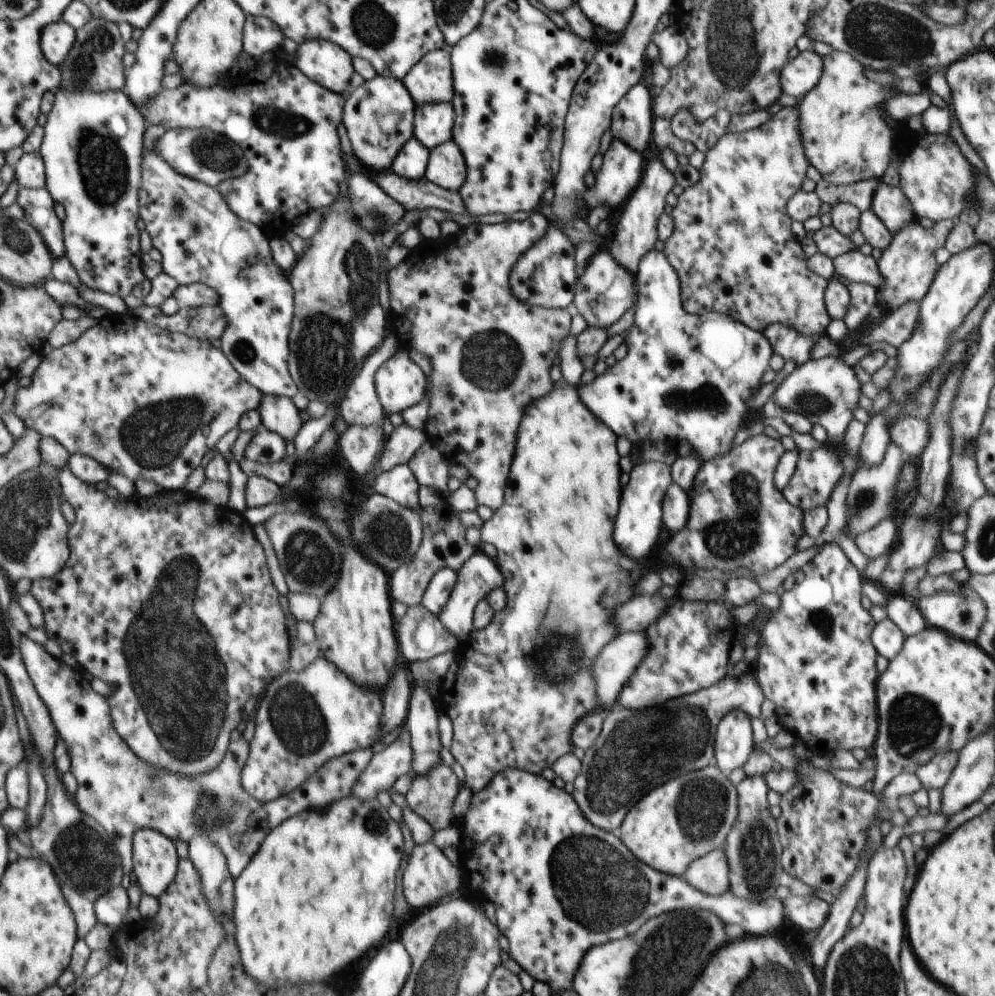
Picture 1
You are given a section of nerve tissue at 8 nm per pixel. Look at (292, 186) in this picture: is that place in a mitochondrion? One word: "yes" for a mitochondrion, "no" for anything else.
no

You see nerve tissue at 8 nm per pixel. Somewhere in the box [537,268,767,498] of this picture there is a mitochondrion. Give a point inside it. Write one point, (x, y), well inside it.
(707, 396)

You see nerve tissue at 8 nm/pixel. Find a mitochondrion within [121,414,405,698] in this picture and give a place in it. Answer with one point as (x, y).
(310, 563)

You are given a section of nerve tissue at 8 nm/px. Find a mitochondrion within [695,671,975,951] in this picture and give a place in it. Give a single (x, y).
(914, 723)

